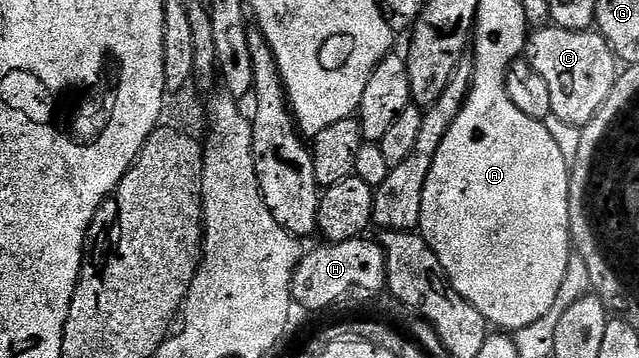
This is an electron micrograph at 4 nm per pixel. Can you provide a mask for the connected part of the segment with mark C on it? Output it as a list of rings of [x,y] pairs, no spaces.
[[[536,27],[527,37],[525,59],[548,87],[551,114],[576,126],[590,122],[617,77],[614,51],[598,30]]]

